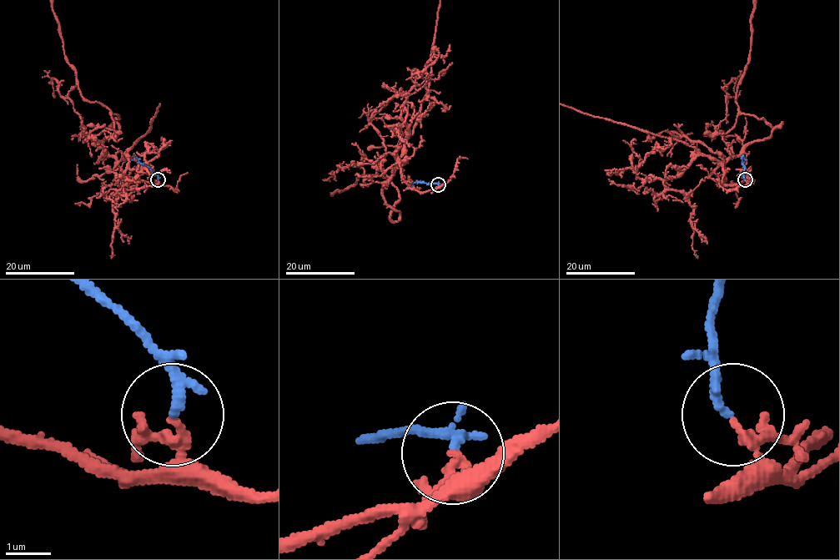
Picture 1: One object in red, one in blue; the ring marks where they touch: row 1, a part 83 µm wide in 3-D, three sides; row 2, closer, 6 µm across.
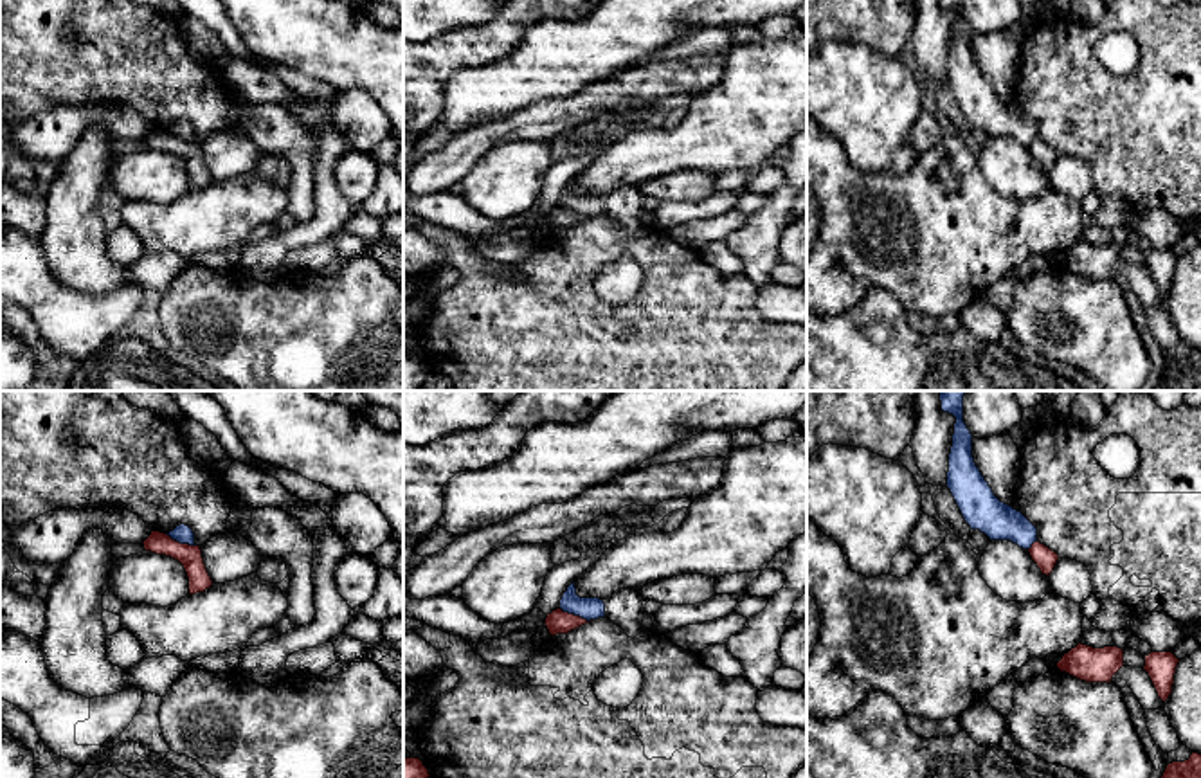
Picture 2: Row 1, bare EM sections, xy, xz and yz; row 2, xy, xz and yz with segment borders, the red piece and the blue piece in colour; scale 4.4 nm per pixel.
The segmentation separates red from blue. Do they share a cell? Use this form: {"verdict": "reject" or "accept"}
{"verdict": "reject"}

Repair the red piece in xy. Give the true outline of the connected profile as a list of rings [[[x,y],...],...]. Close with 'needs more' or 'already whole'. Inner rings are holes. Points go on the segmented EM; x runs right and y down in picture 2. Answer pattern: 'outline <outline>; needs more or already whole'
outline [[[151,531],[142,544],[146,551],[171,556],[184,565],[189,578],[189,594],[203,593],[212,585],[200,546],[180,544],[160,531]]]; already whole

